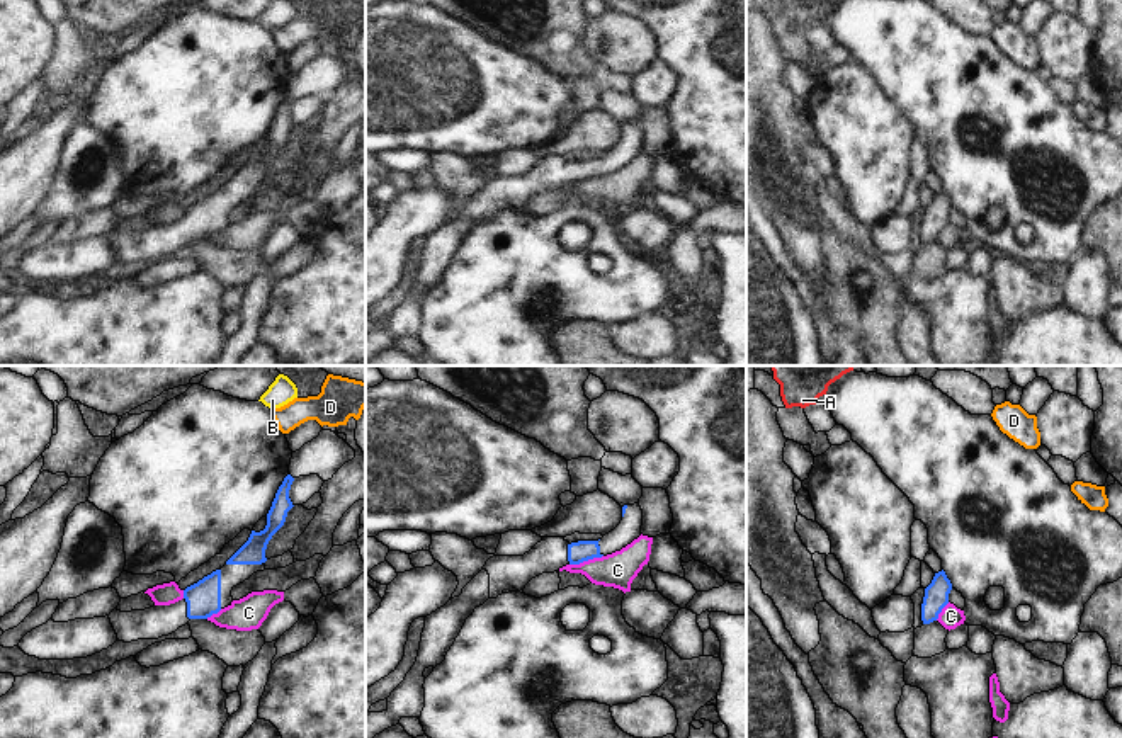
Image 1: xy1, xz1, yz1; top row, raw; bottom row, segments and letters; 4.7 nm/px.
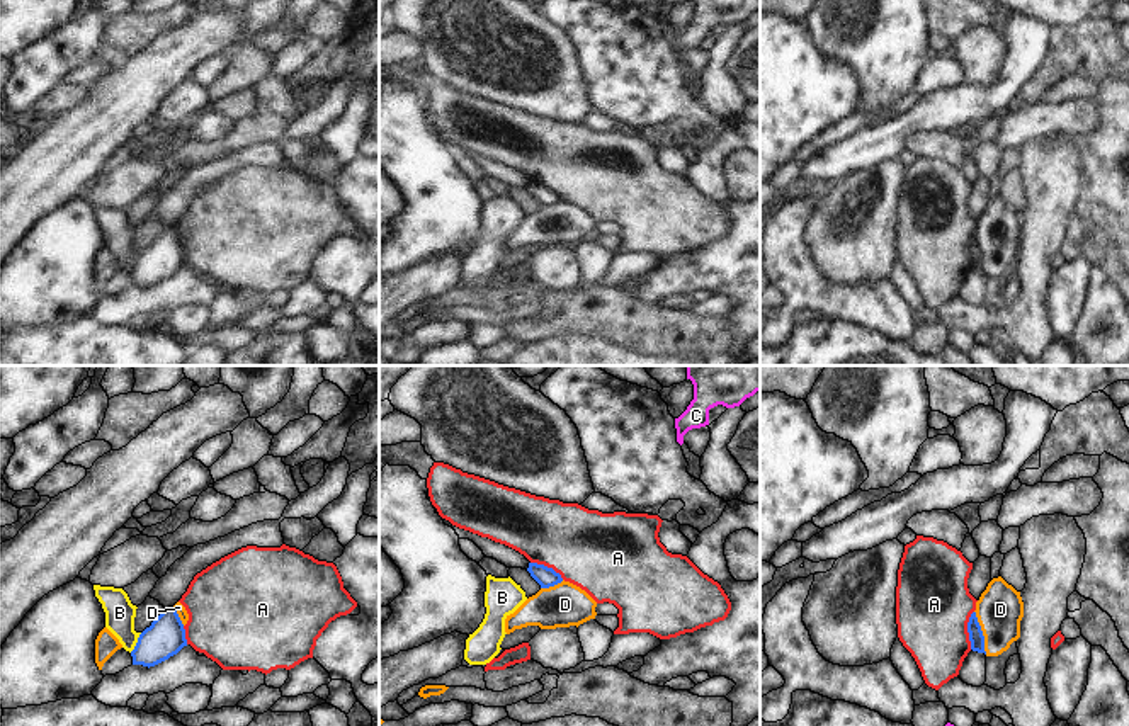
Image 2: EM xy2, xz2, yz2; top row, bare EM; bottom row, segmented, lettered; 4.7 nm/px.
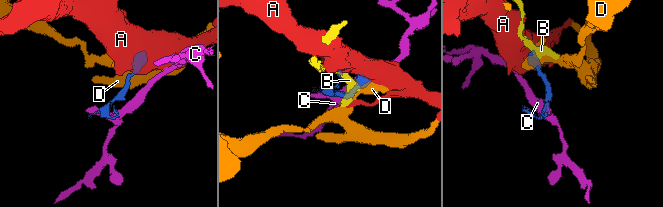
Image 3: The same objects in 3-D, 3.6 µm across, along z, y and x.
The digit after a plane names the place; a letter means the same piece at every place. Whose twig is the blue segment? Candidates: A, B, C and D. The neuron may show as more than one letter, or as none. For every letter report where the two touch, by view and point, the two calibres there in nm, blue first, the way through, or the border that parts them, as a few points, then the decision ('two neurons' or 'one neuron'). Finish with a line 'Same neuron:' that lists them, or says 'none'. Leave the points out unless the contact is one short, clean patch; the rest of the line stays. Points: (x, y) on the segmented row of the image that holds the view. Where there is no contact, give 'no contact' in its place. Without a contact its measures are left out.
A: yz2 (968, 629) | 70/360 nm | along yz2 (973, 611), (968, 621), (970, 648) | two neurons
B: xy2 (136, 643) | 180/140 nm | along xy2 (141, 633), (130, 652) | two neurons
C: xz1 (585, 560) | 100/170 nm | along xz1 (602, 555), (570, 565) | two neurons
D: yz2 (981, 633) | 70/220 nm | along yz2 (975, 611), (987, 653) | two neurons
Same neuron: none

